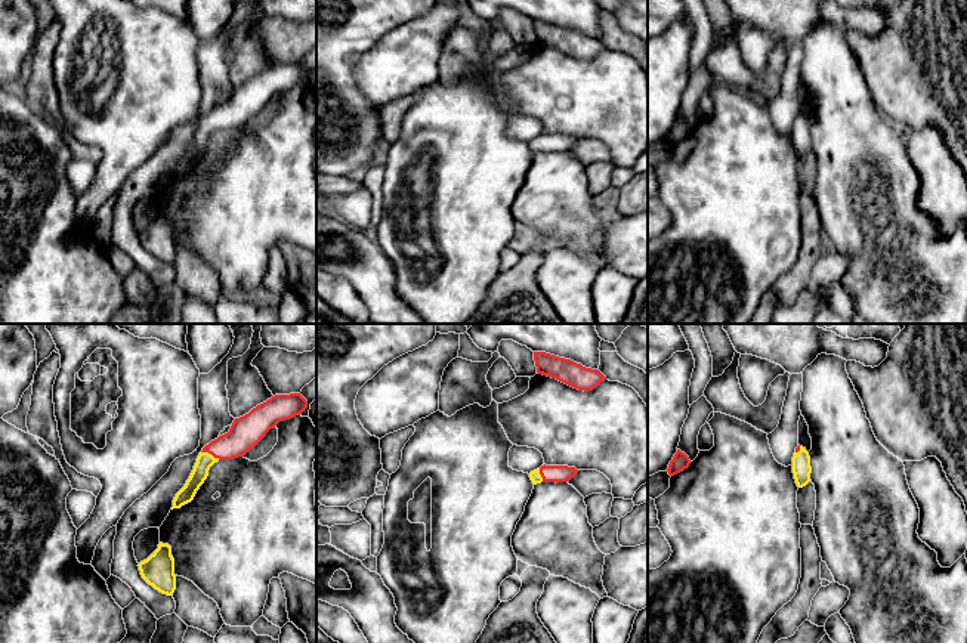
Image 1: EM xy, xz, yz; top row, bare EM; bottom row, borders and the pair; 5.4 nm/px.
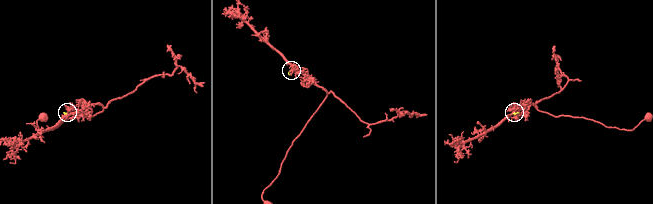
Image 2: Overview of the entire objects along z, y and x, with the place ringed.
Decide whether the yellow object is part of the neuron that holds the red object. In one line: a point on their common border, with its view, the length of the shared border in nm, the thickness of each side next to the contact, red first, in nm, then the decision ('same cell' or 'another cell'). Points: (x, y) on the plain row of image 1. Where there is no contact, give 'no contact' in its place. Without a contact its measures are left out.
contact xy (210, 121); length 110 nm; calibres 180 and 90 nm; same cell

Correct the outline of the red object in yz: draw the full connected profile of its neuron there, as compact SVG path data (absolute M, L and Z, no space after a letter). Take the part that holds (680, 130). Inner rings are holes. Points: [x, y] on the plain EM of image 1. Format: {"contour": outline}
{"contour": "M677 118L677 121L674 123L673 129L668 133L667 140L670 145L674 145L688 137L691 132L692 130L689 129L689 126L680 118Z"}

